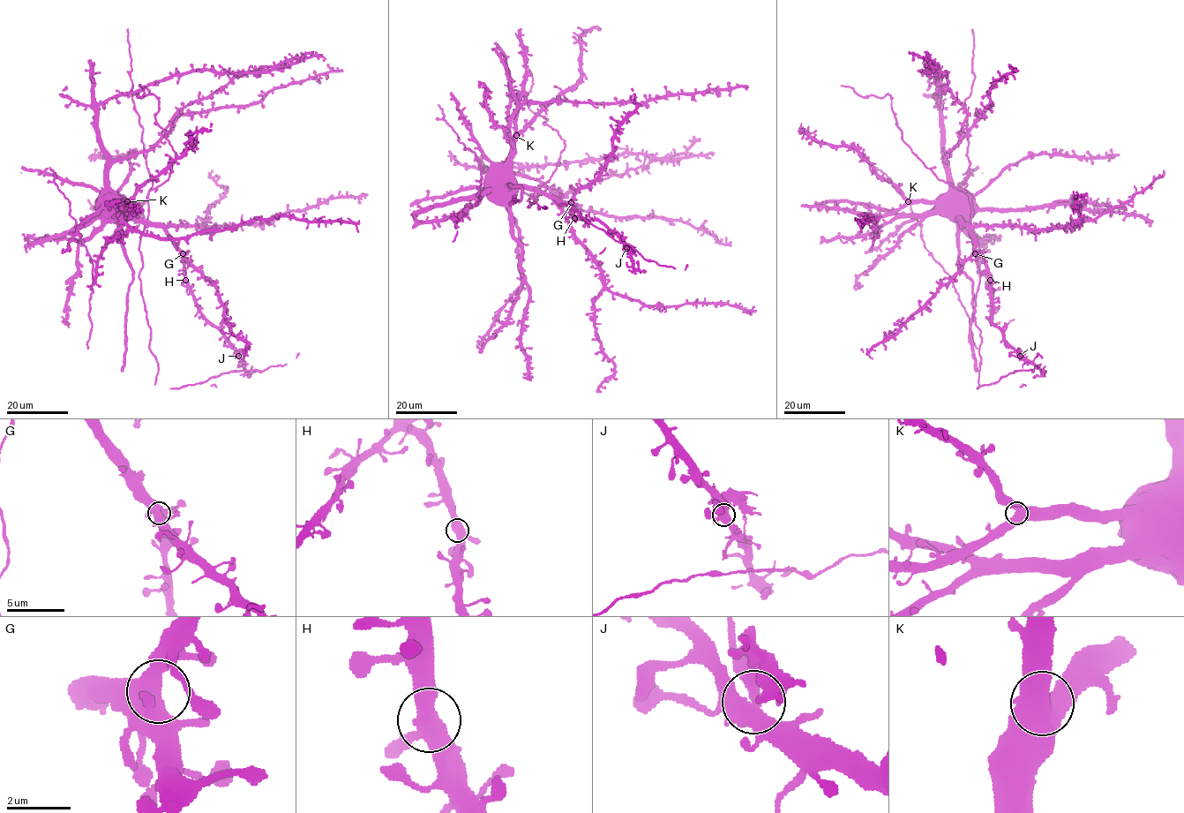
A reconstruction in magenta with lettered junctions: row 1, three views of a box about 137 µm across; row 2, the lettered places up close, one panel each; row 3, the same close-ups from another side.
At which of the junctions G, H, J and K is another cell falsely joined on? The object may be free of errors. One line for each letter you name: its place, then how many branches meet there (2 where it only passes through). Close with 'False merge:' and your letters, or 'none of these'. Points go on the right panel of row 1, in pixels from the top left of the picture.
J: place (1020, 356); branches 3
False merge: J

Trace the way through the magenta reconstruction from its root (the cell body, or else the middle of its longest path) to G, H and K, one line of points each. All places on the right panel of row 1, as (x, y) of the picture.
G: (953, 206), (970, 229), (975, 253)
H: (953, 206), (969, 227), (974, 249), (983, 259), (990, 279)
K: (953, 206), (949, 198), (908, 201)

